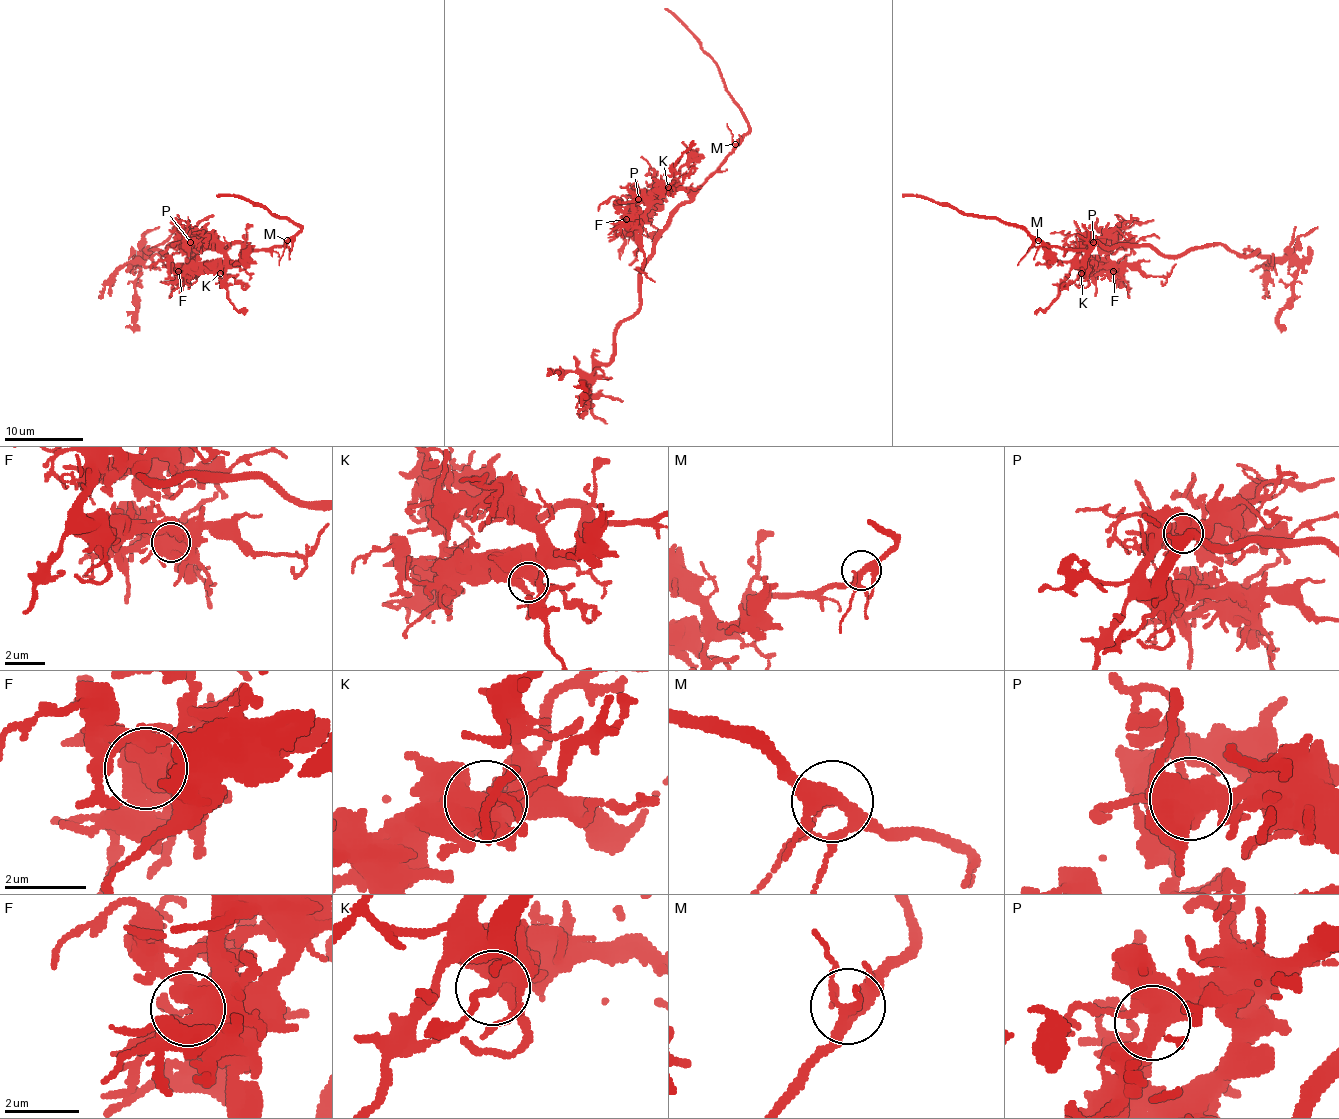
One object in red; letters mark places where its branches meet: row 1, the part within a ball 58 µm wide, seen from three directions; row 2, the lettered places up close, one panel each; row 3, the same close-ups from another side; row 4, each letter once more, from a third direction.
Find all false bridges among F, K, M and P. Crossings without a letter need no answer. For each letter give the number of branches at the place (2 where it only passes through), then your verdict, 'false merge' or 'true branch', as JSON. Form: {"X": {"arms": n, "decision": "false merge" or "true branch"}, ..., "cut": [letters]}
{"F": {"arms": 4, "decision": "true branch"}, "K": {"arms": 5, "decision": "true branch"}, "M": {"arms": 4, "decision": "true branch"}, "P": {"arms": 4, "decision": "true branch"}, "cut": []}

